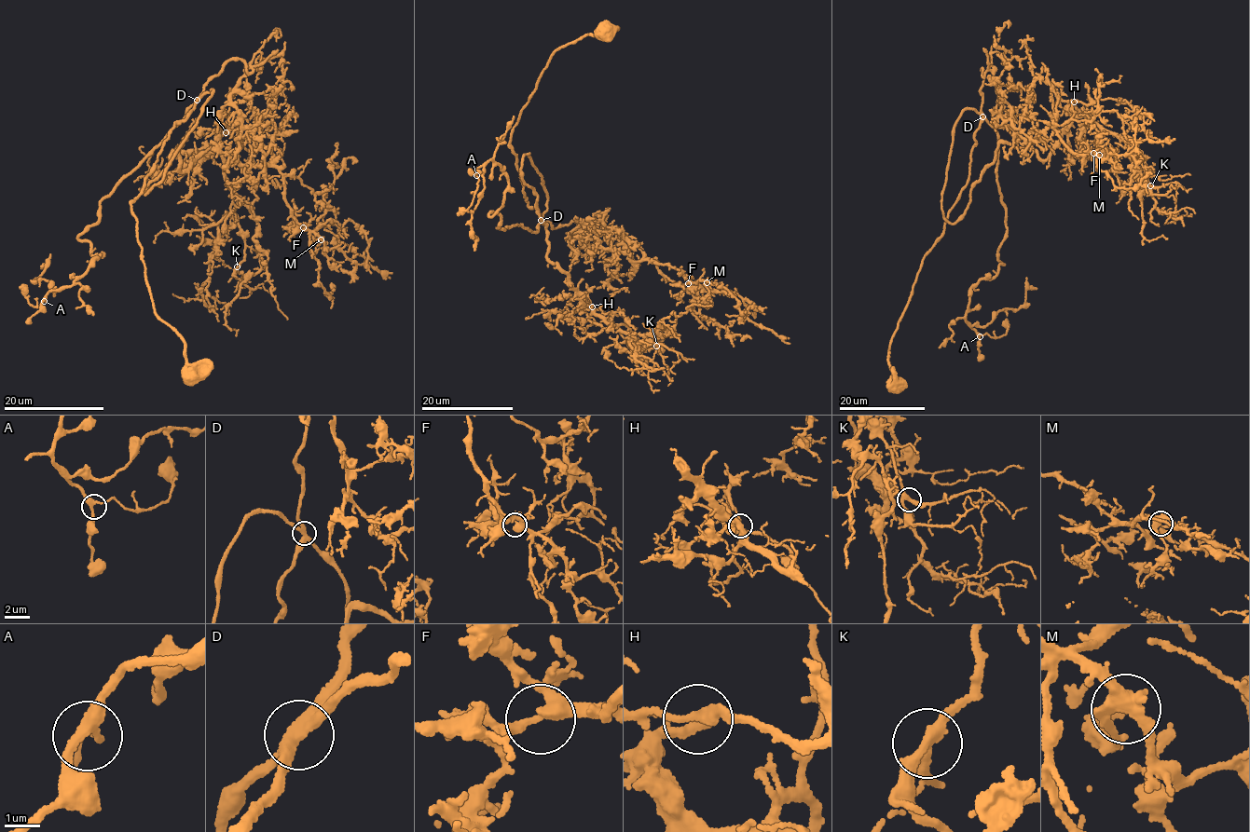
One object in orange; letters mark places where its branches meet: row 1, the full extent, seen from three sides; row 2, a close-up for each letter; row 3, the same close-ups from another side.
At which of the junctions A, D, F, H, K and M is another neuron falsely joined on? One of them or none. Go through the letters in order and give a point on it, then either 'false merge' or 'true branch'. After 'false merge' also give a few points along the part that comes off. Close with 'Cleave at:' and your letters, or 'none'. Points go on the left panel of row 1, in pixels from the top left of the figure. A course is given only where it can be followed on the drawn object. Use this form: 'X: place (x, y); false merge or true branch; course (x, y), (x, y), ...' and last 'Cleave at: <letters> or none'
A: place (44, 301); true branch
D: place (197, 100); false merge; course (197, 101), (212, 89), (144, 191), (187, 135), (180, 171), (219, 152), (263, 252), (226, 308), (236, 335)
F: place (303, 227); true branch
H: place (226, 132); true branch
K: place (237, 266); true branch
M: place (321, 239); true branch
Cleave at: D

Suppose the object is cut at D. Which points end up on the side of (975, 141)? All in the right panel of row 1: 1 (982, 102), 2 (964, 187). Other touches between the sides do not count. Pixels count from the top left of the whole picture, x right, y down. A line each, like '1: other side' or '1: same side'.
1: same side
2: same side

